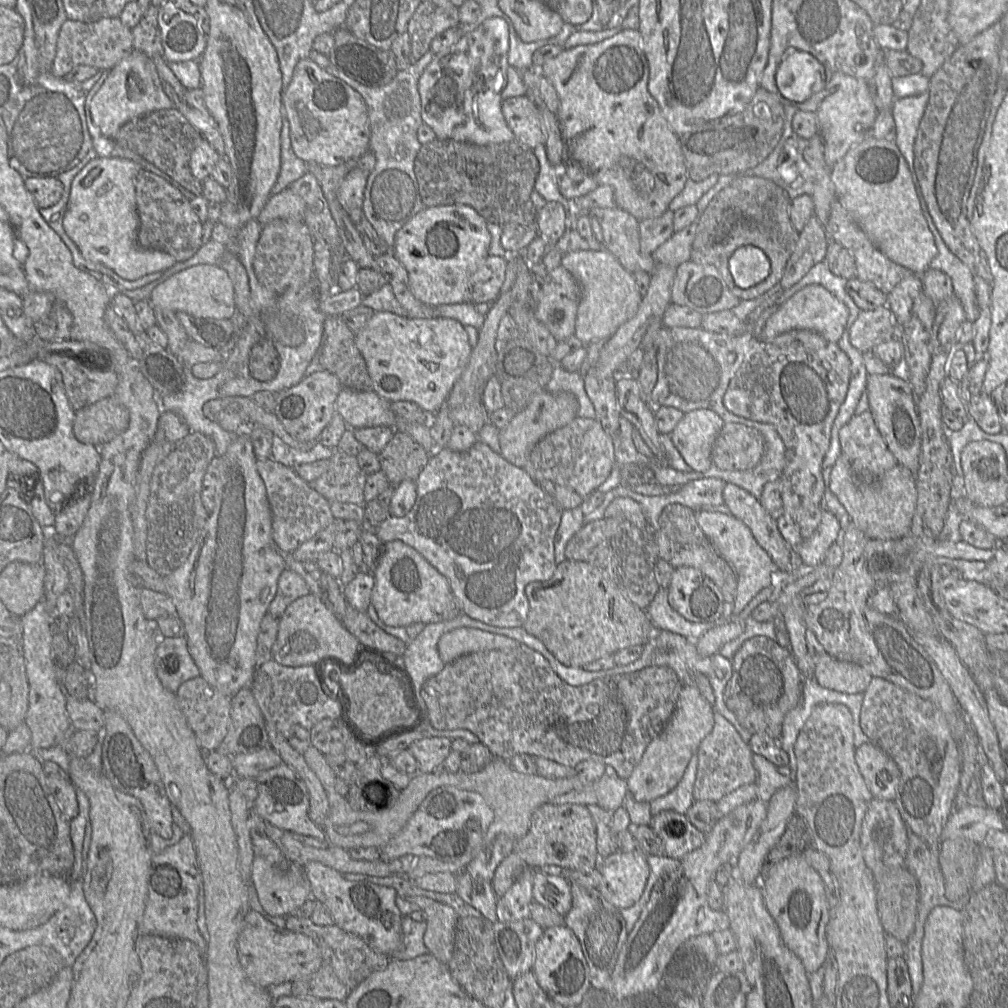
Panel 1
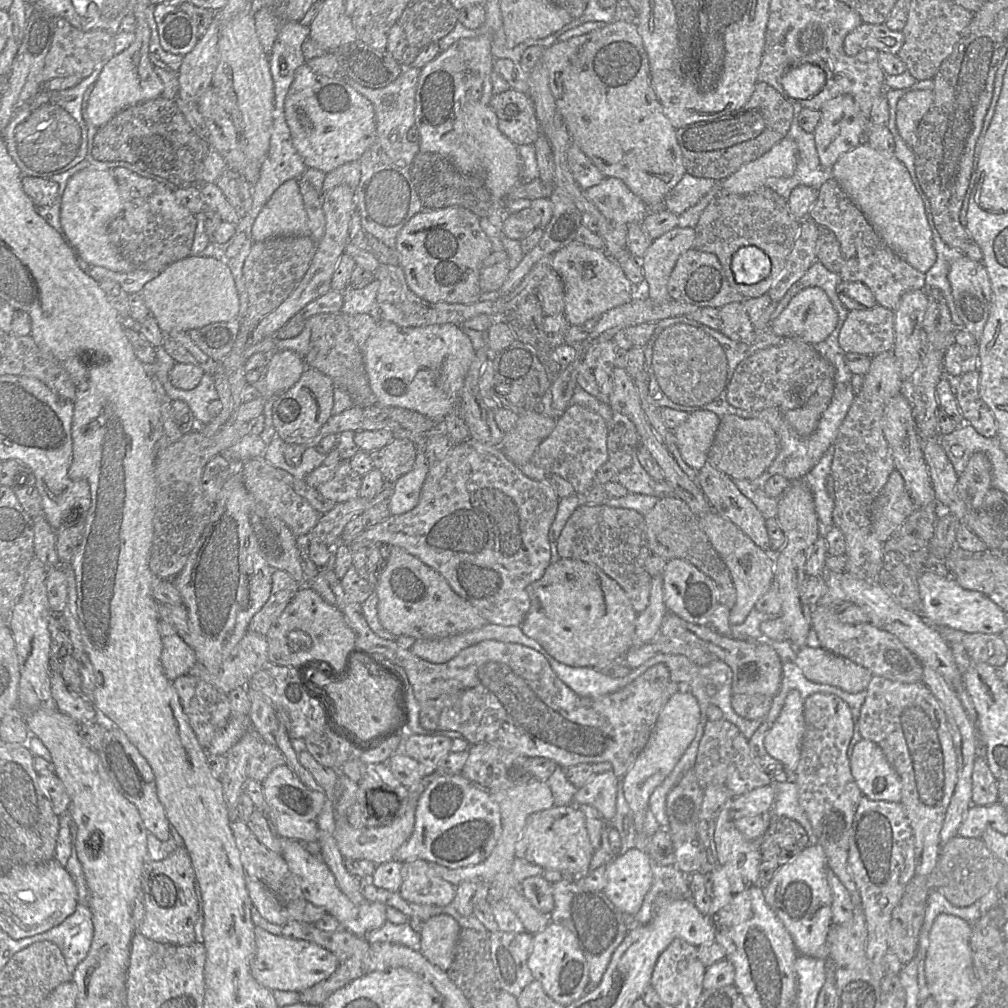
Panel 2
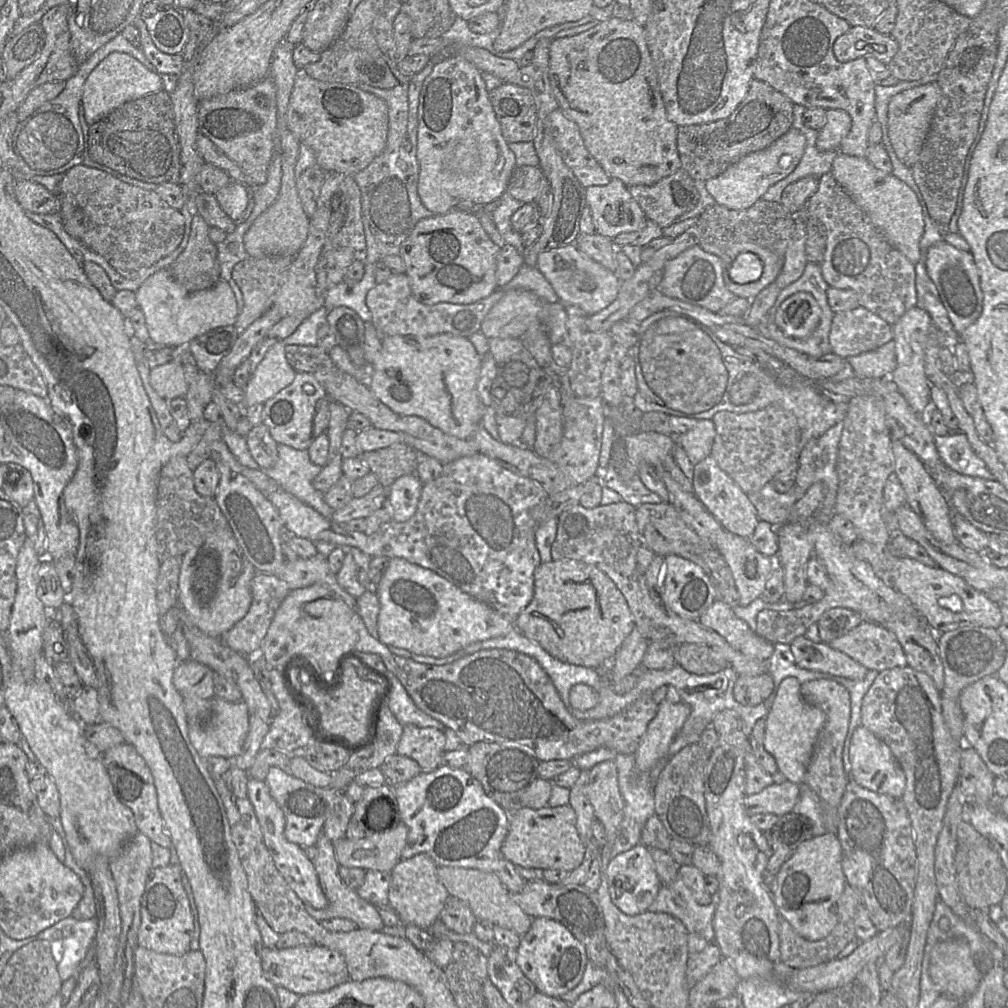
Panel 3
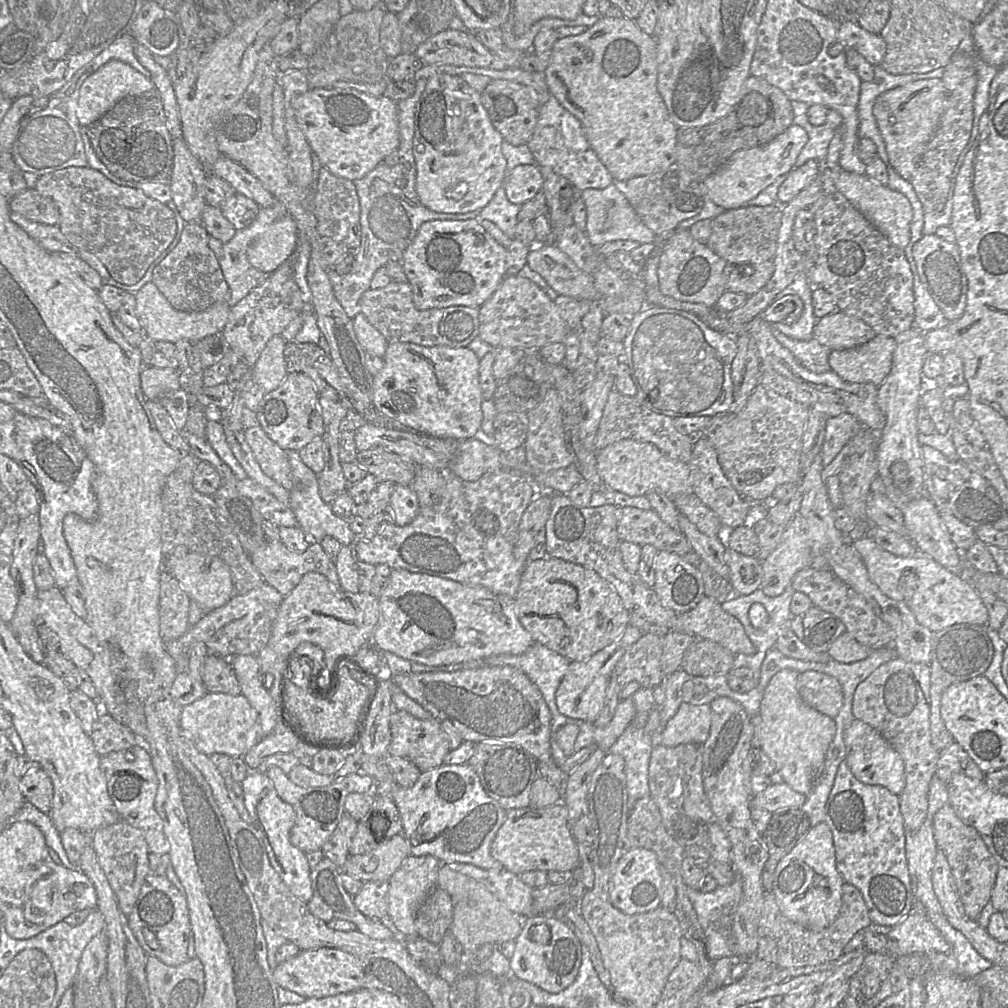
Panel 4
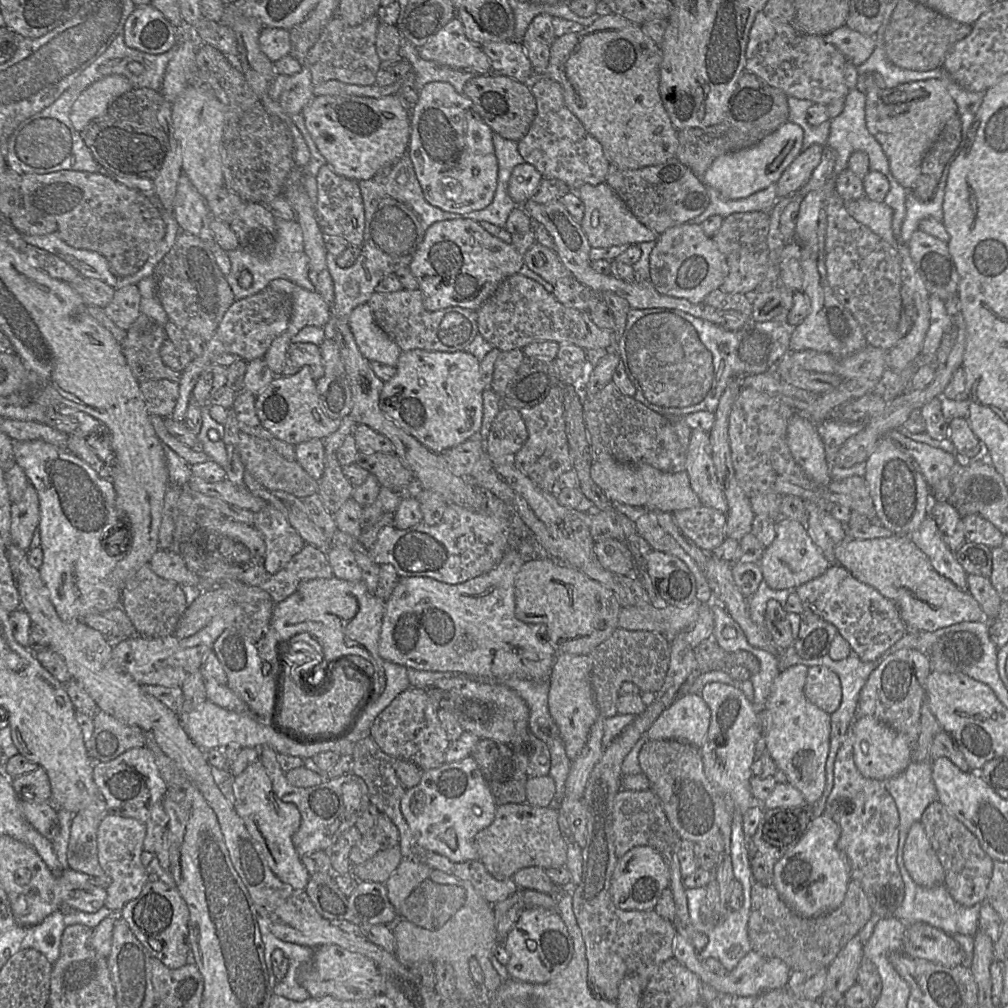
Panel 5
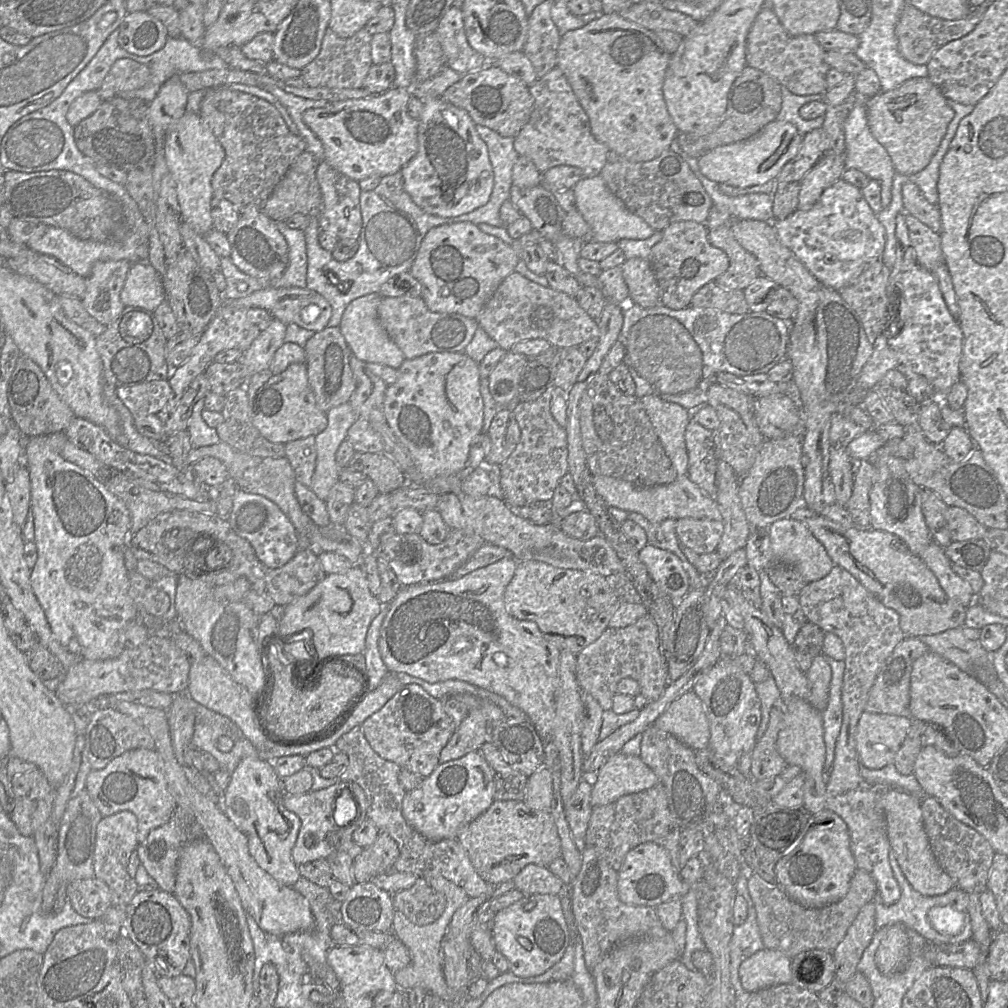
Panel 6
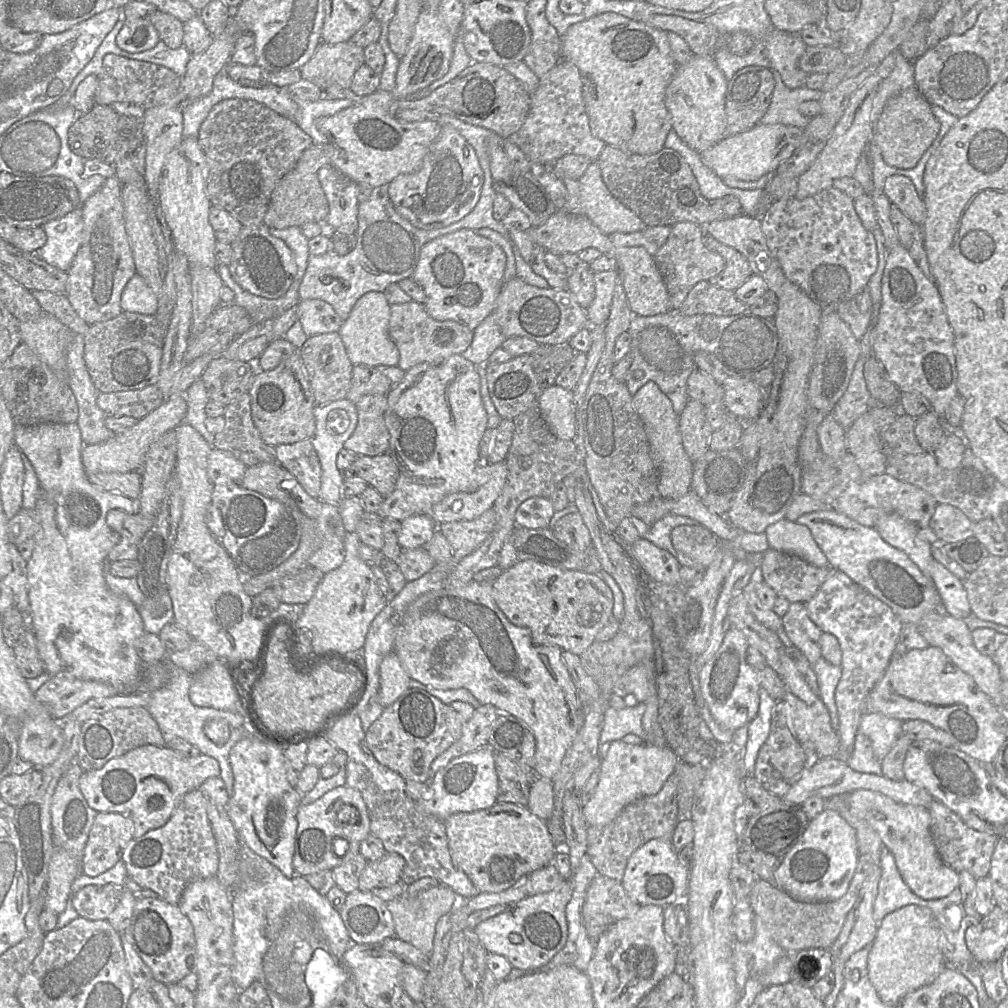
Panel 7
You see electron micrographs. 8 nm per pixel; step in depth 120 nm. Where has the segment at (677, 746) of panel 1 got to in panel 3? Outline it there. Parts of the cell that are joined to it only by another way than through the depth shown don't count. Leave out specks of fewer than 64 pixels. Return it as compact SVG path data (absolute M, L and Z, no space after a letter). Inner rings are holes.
M663 700L658 704L656 716L648 724L635 756L635 767L640 773L648 773L664 757L670 745L683 728L691 709L682 702Z

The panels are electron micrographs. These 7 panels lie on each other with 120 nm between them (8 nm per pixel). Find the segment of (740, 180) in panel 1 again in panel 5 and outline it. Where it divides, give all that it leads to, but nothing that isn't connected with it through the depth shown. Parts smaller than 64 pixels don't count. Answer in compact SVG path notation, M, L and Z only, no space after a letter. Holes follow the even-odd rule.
M767 211L735 212L723 219L721 227L712 237L729 266L729 273L720 286L722 291L751 295L769 277L769 223Z

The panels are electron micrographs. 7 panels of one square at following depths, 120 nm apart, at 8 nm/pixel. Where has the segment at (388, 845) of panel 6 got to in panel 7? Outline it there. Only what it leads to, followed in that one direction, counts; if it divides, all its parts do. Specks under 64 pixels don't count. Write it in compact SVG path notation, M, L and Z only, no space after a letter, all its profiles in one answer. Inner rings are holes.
M386 853L379 860L367 862L359 878L358 890L372 892L398 883L404 866L404 858L397 853Z

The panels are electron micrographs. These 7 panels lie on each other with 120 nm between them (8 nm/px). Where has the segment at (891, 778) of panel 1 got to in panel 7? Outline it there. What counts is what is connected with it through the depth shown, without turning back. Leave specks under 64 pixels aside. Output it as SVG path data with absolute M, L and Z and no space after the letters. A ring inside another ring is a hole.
M864 712L859 732L870 739L873 753L881 761L902 734L902 725L903 721L900 719L890 718L876 712Z

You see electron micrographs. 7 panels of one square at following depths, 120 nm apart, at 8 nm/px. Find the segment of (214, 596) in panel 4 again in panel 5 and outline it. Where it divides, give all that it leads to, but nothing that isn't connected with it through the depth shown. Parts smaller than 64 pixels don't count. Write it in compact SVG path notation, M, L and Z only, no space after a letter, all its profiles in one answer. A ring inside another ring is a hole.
M159 549L147 565L161 578L174 581L178 585L201 588L200 577L187 568L178 552Z

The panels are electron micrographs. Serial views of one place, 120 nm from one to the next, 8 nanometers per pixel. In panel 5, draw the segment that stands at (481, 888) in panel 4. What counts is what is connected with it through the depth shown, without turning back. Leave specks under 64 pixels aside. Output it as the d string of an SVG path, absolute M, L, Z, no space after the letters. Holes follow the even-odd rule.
M432 870L429 879L439 884L449 884L465 890L466 899L463 906L438 930L427 930L412 922L399 917L394 930L396 938L397 959L406 967L420 961L443 961L449 964L454 972L455 989L459 999L467 1004L488 1004L492 1000L492 993L497 989L503 979L493 968L490 958L493 956L495 946L500 942L495 926L495 916L492 904L477 894L472 884L441 870ZM476 959L483 971L484 986L488 989L478 989L471 978L469 962Z

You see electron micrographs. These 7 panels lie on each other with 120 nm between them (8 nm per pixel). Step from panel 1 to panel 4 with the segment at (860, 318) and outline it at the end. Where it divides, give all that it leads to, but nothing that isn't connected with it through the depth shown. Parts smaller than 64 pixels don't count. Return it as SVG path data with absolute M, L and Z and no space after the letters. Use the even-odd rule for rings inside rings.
M835 311L818 319L812 339L832 350L842 350L863 345L876 336L861 319Z

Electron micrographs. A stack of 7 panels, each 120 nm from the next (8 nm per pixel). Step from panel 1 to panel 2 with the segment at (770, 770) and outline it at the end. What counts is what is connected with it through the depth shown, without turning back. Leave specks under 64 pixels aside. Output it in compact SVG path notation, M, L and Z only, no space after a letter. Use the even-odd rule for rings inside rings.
M771 780L775 791L775 800L772 806L772 814L775 816L788 817L798 821L806 830L809 837L809 845L817 844L817 836L812 825L799 803L799 792L796 781L779 782Z

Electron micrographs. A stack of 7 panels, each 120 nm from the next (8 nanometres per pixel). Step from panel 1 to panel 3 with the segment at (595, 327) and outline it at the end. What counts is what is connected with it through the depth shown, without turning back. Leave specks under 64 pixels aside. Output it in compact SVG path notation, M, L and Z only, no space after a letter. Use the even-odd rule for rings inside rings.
M574 244L541 253L536 268L551 284L561 304L577 306L588 316L608 307L617 298L622 282L617 273L584 255Z

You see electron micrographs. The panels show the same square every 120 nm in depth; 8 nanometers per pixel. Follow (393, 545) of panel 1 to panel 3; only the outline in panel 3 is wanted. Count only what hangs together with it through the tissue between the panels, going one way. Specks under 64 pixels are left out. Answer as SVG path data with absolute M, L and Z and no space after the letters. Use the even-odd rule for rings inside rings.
M390 558L388 562L376 592L380 603L377 639L386 646L443 658L471 643L504 636L516 629L514 620L462 591L436 572L404 558Z

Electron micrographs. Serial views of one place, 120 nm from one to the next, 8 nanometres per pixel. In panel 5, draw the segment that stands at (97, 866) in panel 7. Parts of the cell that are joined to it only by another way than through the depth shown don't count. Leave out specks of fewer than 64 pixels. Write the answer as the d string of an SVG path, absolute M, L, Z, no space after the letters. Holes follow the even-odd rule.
M108 814L98 827L98 860L104 873L111 879L106 890L105 906L114 914L119 914L127 903L136 899L149 882L149 873L141 862L145 833L145 826L136 819L112 814Z

